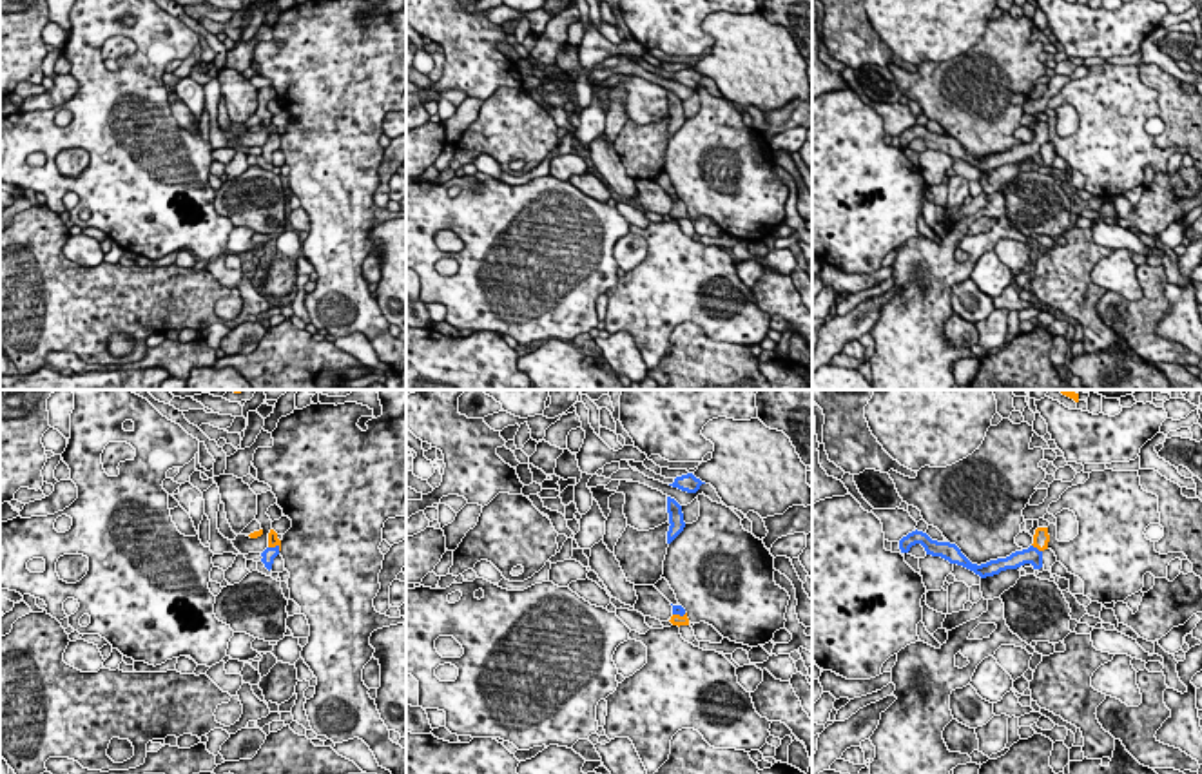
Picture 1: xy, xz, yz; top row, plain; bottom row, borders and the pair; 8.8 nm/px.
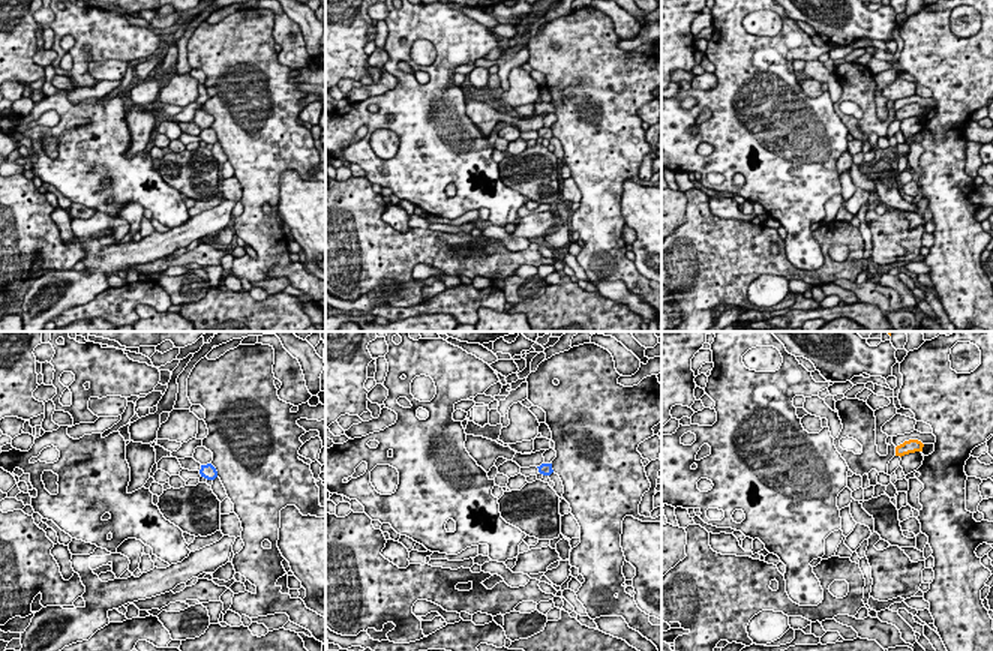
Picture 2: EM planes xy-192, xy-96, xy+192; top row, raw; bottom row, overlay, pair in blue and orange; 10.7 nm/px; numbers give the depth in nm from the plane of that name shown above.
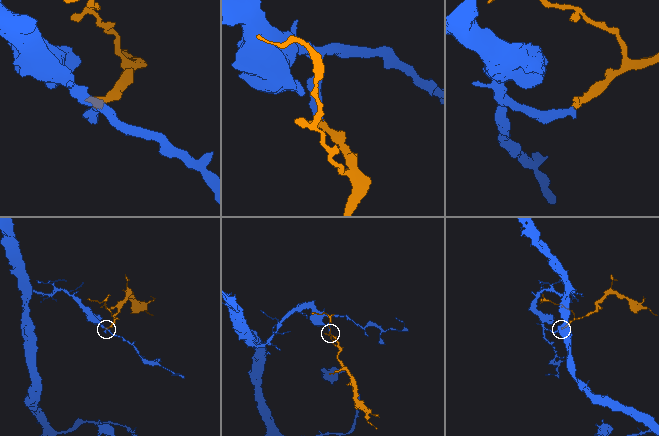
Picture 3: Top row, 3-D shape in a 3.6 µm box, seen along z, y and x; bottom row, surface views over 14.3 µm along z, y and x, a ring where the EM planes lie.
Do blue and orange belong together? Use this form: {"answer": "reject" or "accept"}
{"answer": "accept"}

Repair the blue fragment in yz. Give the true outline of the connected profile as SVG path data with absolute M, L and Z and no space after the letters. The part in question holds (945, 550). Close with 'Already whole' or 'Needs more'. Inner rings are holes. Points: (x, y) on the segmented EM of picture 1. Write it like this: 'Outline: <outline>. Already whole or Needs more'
Outline: M1037 527L1033 535L1033 544L1028 549L1015 551L1006 558L990 560L981 566L972 564L955 544L932 540L926 533L917 529L899 540L899 549L901 553L908 553L912 546L921 544L926 555L941 556L950 564L963 566L979 575L981 578L986 578L999 575L1001 571L1006 569L1017 569L1024 564L1032 564L1033 569L1041 569L1042 551L1048 549L1048 542L1050 542L1048 527Z. Needs more

